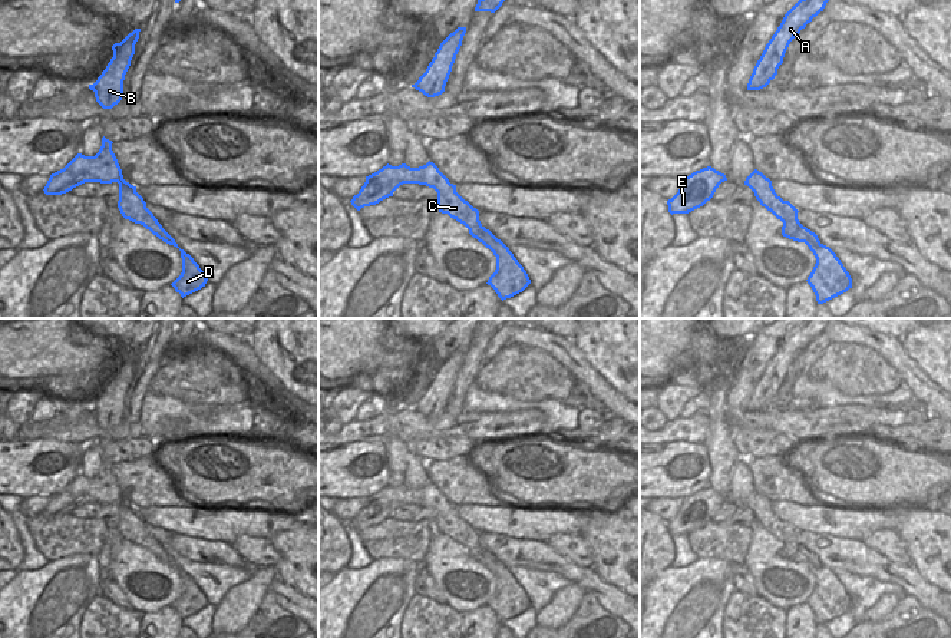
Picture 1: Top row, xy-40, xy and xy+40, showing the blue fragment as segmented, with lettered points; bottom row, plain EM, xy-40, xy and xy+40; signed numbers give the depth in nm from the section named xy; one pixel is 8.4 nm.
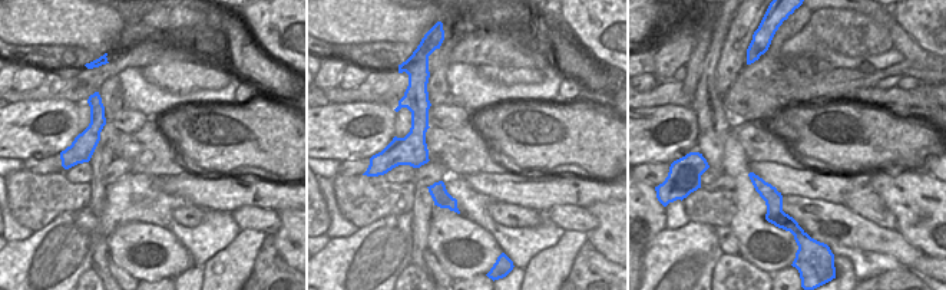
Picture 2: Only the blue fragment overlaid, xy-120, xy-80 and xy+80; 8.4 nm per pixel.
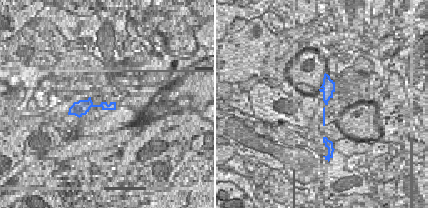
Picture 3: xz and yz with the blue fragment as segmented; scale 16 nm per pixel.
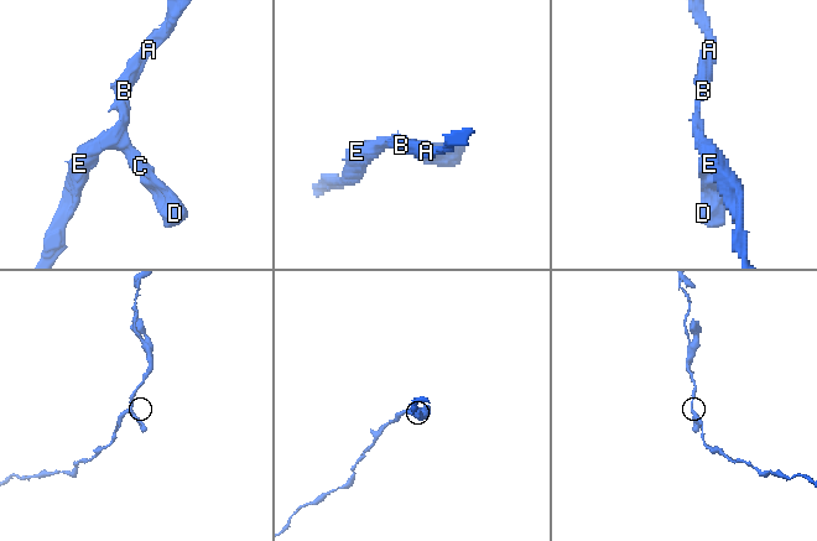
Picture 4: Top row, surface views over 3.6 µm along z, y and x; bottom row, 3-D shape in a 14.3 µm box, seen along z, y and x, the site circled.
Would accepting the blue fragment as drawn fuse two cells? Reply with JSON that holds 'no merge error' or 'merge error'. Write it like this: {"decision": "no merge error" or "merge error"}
{"decision": "no merge error"}

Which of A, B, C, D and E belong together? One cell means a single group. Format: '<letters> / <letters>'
A B C D E

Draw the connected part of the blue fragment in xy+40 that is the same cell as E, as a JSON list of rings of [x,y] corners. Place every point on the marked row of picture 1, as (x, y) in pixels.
[[[711,166],[703,168],[686,176],[678,192],[667,201],[668,212],[689,214],[710,201],[726,175]]]

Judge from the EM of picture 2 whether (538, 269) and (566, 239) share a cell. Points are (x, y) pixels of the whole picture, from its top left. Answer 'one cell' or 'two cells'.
one cell

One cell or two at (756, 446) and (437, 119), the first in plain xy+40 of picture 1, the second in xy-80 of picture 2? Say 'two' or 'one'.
one

